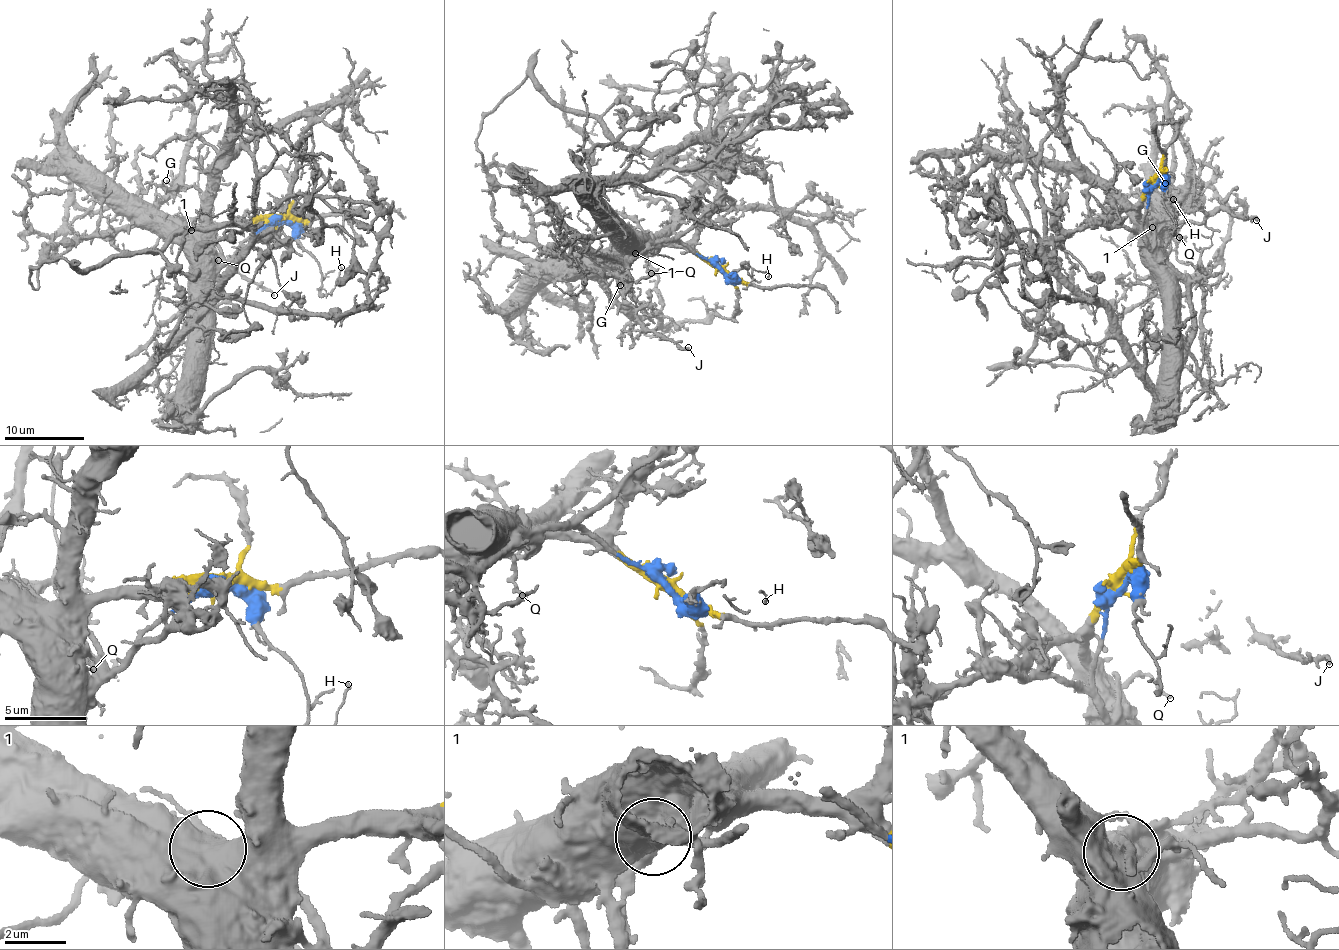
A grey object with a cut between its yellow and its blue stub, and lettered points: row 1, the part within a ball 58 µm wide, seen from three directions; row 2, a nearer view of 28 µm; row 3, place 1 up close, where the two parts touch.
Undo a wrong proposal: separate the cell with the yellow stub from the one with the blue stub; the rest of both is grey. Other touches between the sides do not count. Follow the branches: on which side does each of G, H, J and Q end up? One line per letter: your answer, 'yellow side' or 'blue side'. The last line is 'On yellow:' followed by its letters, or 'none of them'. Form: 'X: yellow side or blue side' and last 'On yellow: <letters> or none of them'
G: yellow side
H: blue side
J: yellow side
Q: yellow side
On yellow: G, J, Q

